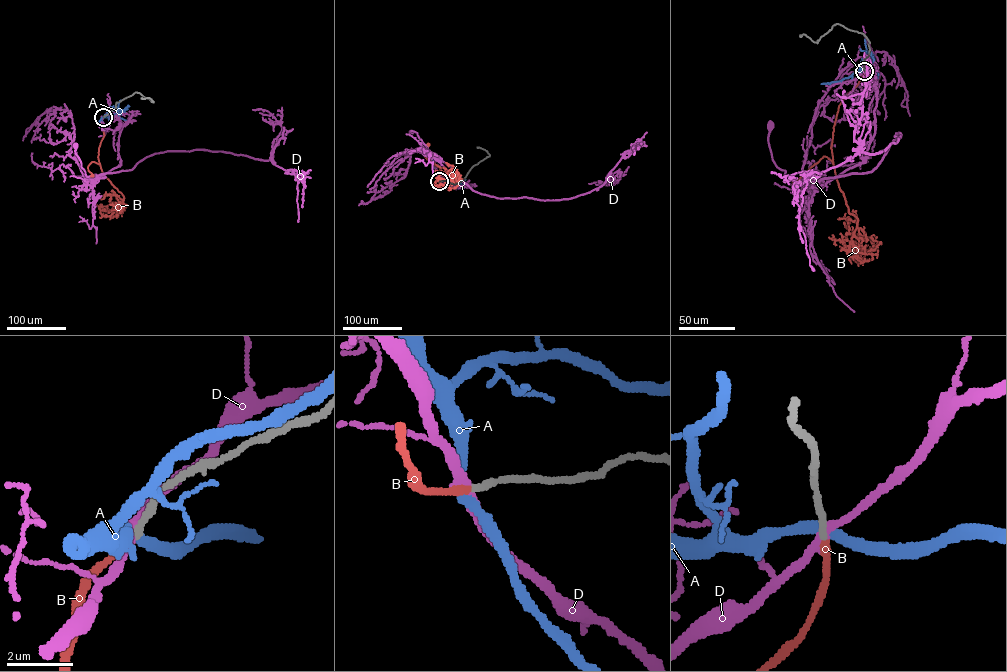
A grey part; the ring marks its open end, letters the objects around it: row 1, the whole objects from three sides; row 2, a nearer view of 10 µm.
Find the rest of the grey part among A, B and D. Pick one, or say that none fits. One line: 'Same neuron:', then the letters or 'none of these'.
Same neuron: B

